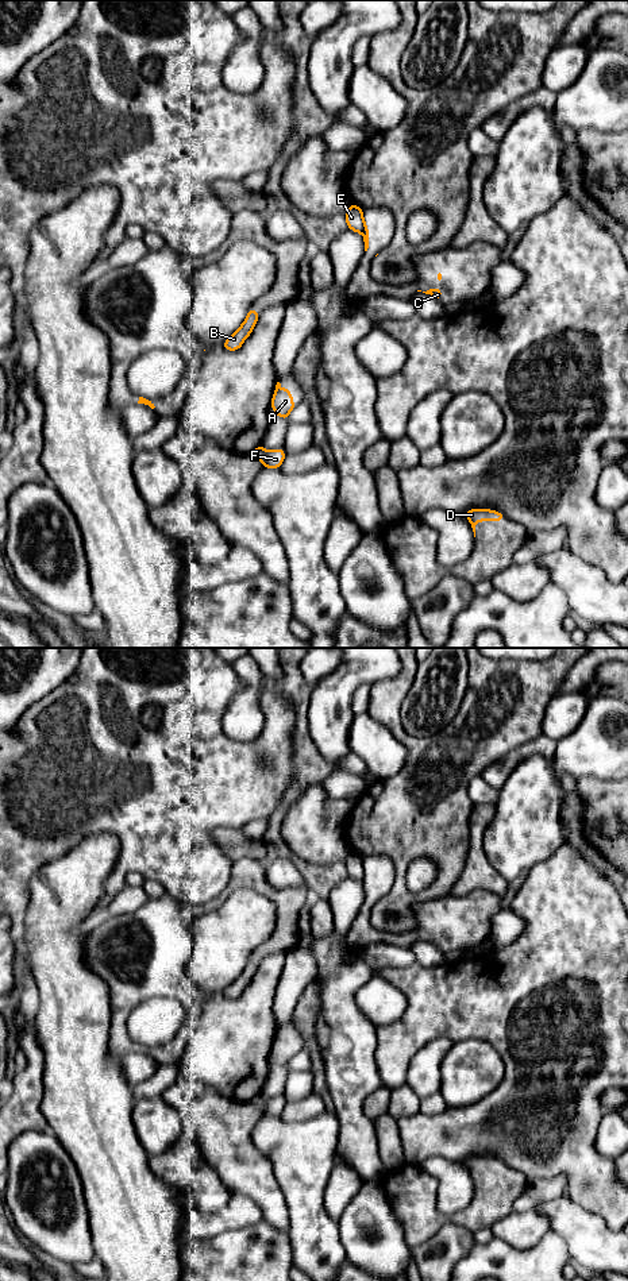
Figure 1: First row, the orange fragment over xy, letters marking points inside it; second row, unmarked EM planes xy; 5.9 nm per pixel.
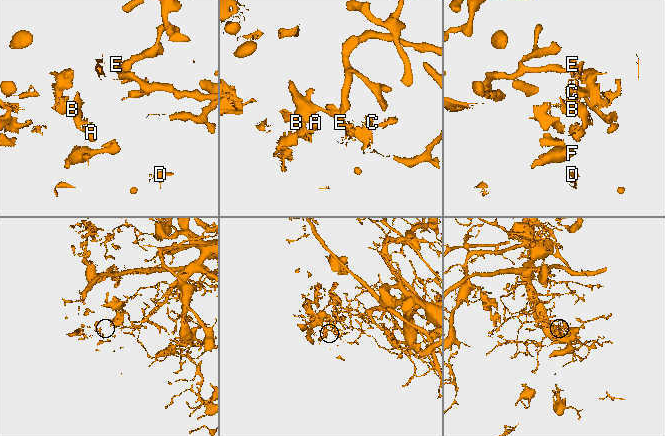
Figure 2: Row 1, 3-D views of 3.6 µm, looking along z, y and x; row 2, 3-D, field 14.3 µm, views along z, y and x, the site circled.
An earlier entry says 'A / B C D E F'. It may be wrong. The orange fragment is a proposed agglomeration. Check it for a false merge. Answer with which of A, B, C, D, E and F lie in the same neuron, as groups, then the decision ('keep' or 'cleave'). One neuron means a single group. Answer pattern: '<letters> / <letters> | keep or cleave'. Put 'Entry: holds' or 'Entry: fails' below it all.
A B C D F / E | cleave
Entry: fails

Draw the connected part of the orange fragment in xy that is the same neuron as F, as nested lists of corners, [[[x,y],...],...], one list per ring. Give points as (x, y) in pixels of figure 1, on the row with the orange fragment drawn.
[[[261,444],[251,451],[248,456],[259,459],[265,468],[278,468],[286,458],[286,454],[284,452],[282,447],[273,451],[266,451]]]

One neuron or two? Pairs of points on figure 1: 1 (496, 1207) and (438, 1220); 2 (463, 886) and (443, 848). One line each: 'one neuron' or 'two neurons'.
1: one neuron
2: two neurons

